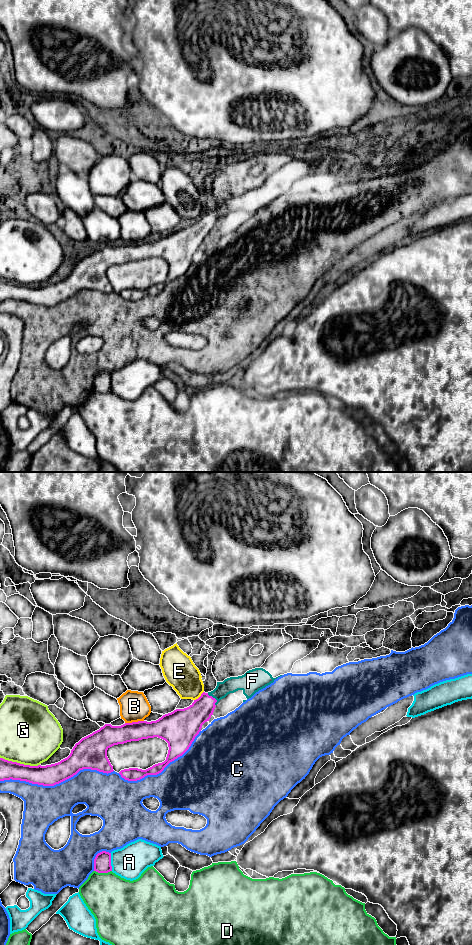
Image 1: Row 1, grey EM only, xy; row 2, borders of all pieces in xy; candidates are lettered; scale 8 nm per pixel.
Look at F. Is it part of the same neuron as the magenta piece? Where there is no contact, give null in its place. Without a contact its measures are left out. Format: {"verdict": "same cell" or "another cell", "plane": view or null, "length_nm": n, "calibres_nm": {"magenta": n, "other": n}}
{"verdict": "same cell", "plane": "xy", "length_nm": 120, "calibres_nm": {"magenta": 200, "other": 130}}

